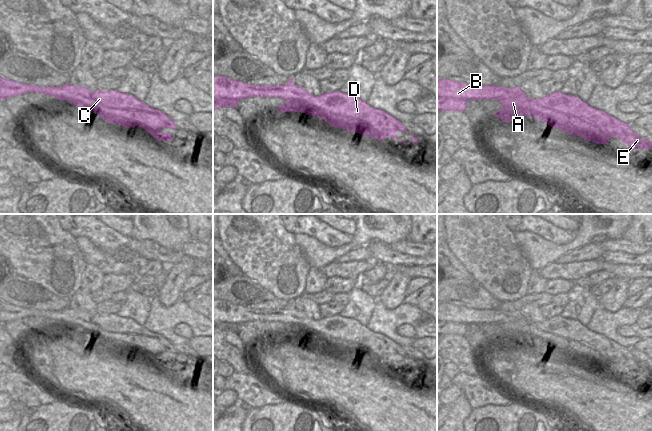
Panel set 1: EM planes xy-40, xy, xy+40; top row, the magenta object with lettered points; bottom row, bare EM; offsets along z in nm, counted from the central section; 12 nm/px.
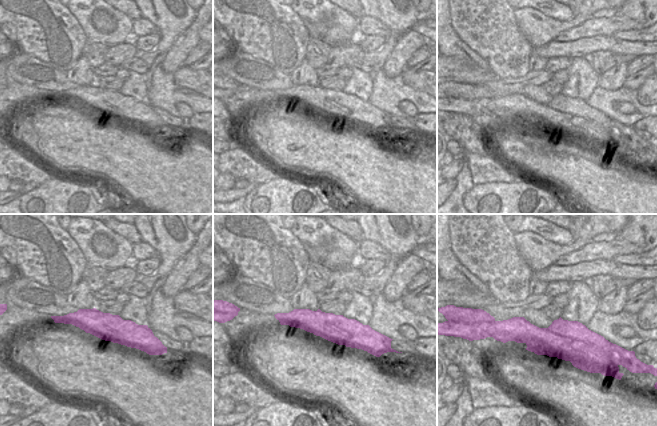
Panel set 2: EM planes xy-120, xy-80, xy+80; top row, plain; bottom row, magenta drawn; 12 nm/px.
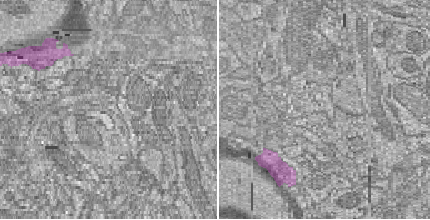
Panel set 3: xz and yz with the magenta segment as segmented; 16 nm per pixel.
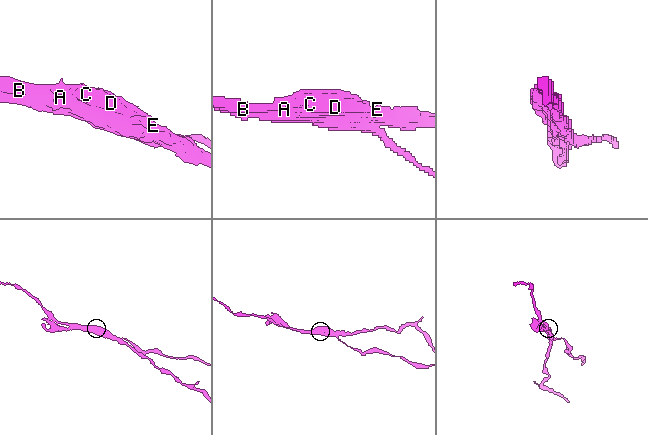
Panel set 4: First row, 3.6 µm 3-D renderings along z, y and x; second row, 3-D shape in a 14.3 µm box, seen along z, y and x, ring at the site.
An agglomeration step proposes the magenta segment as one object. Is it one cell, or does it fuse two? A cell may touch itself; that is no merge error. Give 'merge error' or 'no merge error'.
merge error

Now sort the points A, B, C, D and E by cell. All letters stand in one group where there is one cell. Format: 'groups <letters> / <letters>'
groups A / B C D E

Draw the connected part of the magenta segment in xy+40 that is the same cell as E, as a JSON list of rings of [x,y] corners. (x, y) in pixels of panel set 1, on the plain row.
[[[555,316],[535,323],[536,327],[553,335],[565,337],[593,347],[597,350],[596,356],[610,361],[618,361],[629,374],[652,373],[652,365],[647,365],[635,358],[630,348],[626,348],[604,335],[589,330],[577,320]]]

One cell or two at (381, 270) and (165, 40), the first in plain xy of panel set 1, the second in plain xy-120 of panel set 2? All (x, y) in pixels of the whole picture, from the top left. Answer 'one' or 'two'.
two

